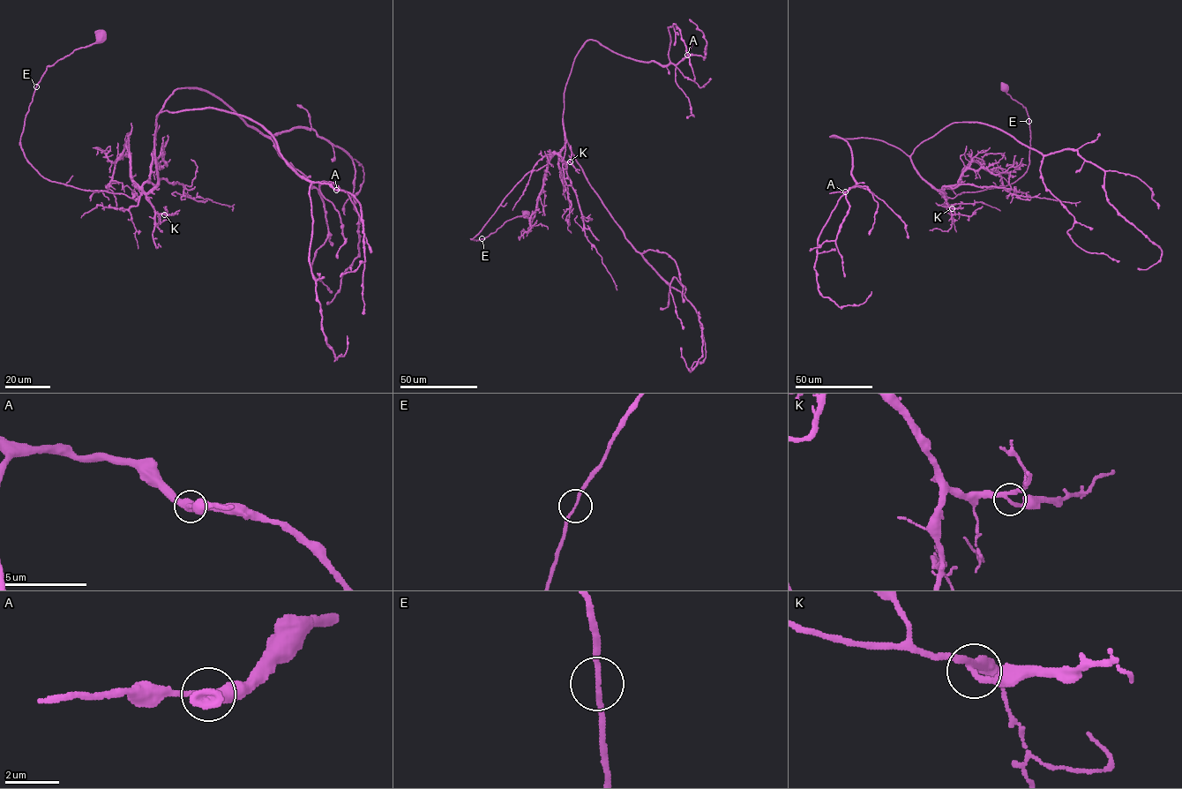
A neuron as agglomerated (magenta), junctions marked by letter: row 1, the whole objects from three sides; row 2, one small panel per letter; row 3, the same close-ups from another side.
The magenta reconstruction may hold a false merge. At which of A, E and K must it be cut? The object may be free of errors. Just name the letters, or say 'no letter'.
no letter

